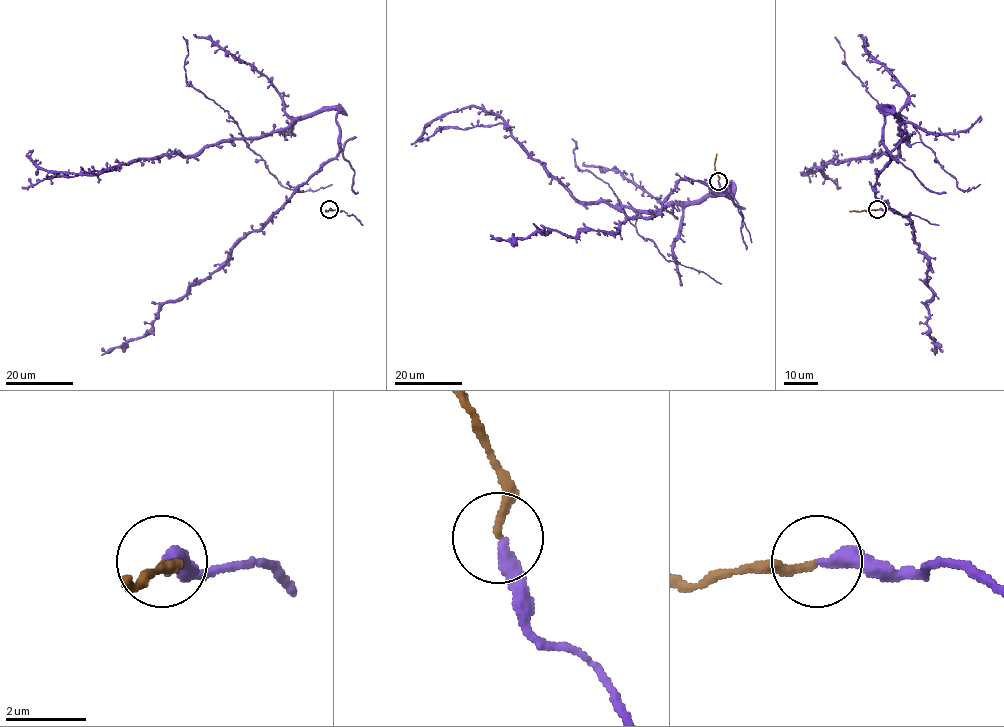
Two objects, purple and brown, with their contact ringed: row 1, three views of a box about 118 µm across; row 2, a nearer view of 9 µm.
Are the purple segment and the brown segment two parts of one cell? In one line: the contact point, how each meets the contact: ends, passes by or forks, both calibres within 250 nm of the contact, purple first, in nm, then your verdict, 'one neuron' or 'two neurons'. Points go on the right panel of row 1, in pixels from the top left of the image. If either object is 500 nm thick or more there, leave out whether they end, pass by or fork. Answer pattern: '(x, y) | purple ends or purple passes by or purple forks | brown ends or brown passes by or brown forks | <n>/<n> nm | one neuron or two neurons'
(877, 209) | purple ends | brown ends | 360/190 nm | one neuron

